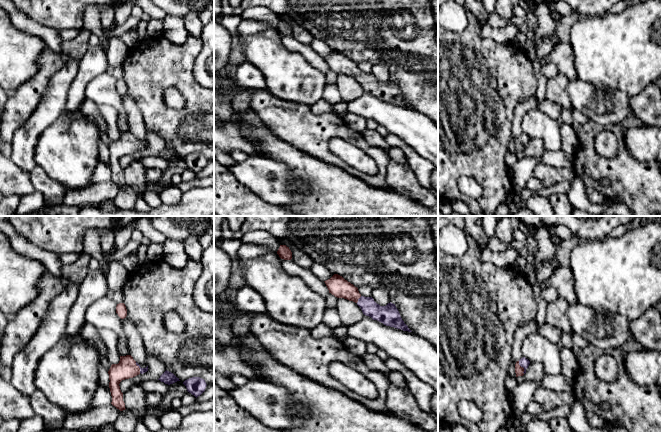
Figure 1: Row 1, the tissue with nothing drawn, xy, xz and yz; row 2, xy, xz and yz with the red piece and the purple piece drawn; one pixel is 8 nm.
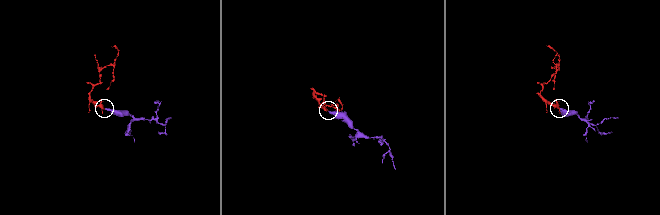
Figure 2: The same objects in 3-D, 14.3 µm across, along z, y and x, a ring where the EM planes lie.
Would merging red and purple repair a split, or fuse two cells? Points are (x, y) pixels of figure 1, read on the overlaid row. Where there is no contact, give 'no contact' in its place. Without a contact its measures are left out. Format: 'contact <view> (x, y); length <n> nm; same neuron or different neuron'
contact yz (522, 367); length 120 nm; same neuron

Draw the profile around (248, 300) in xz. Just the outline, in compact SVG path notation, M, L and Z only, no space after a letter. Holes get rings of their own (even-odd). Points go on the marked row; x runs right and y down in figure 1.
M247 285L236 291L236 308L250 314L266 312L266 305L262 296Z

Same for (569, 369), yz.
M563 347L560 349L560 358L562 363L561 374L572 380L578 371L578 362L574 352L569 348Z

